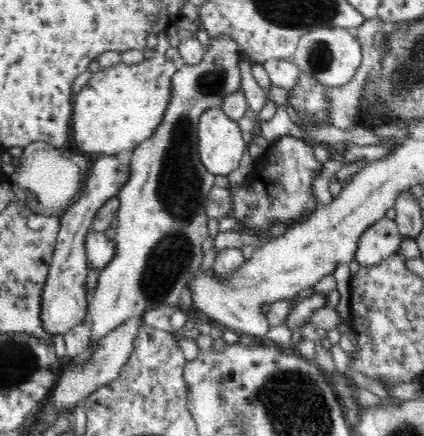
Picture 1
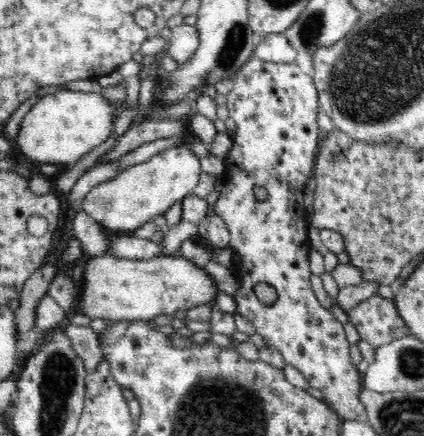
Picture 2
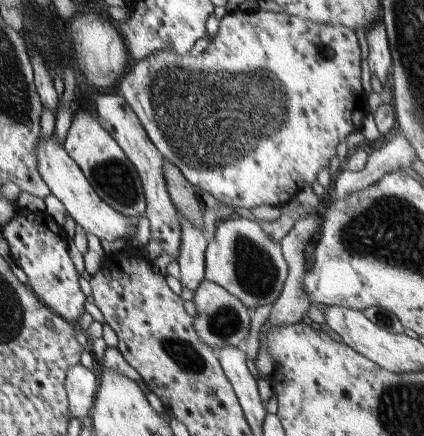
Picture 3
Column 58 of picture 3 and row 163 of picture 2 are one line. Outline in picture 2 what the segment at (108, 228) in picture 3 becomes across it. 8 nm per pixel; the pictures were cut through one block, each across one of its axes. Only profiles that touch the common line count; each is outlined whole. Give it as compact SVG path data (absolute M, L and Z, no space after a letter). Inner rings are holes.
M178 143L168 150L162 150L158 154L151 156L146 162L134 164L130 168L120 172L116 178L102 182L90 190L83 198L82 210L93 218L102 230L108 234L135 234L144 224L149 222L150 218L164 215L164 212L175 202L181 201L186 195L193 193L196 184L200 182L200 160L198 155L184 143Z

